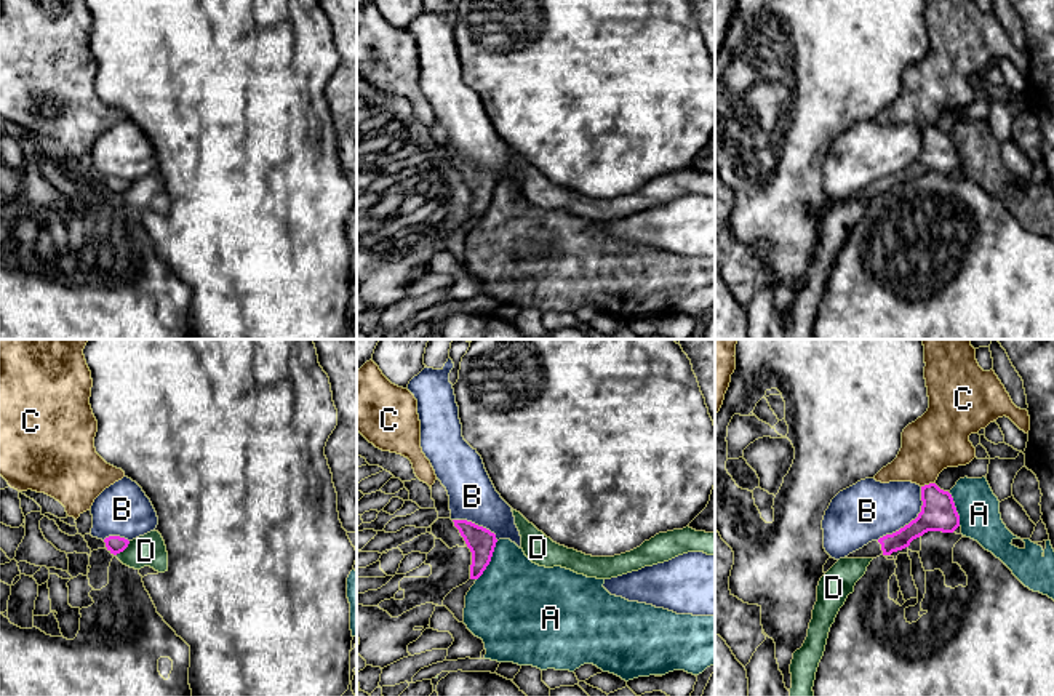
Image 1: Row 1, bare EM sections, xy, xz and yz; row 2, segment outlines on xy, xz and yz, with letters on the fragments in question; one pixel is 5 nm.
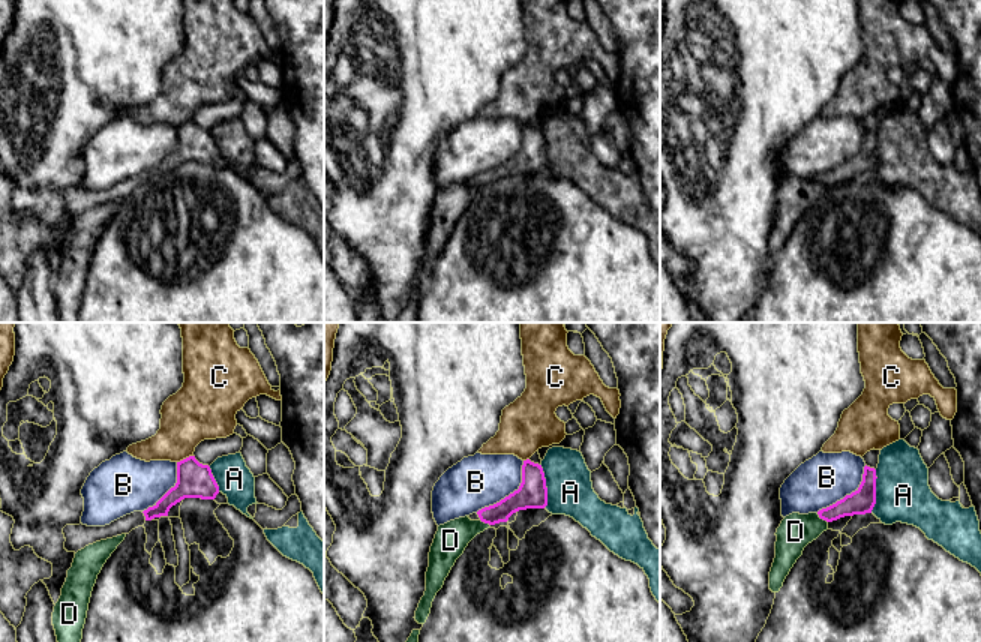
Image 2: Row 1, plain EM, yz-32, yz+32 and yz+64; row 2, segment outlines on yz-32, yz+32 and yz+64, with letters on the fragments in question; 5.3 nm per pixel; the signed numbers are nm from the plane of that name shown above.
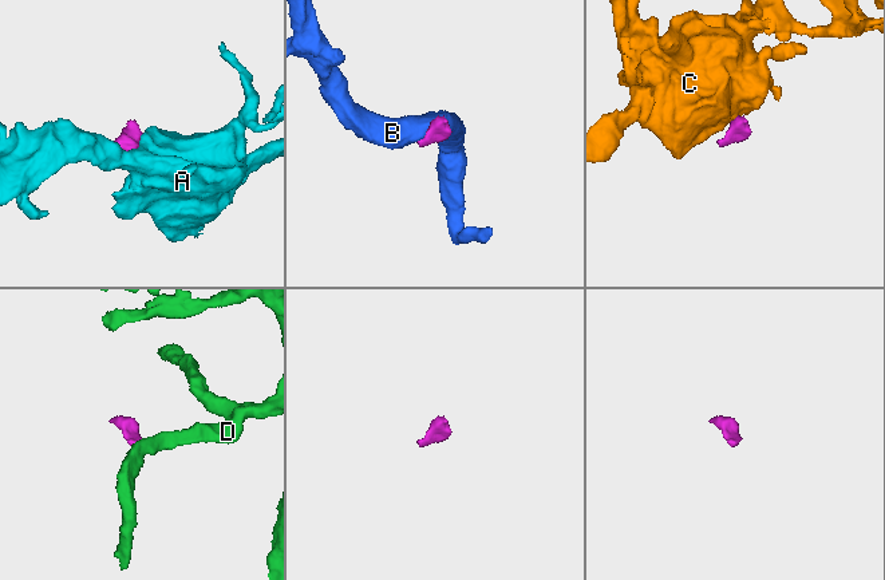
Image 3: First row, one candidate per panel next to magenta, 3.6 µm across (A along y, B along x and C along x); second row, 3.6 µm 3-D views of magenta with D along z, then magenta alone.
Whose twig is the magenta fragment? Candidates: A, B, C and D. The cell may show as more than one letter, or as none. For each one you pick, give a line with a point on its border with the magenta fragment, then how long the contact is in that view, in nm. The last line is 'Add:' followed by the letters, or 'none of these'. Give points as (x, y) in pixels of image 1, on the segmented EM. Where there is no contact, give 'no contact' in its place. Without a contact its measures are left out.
Add: none of these

